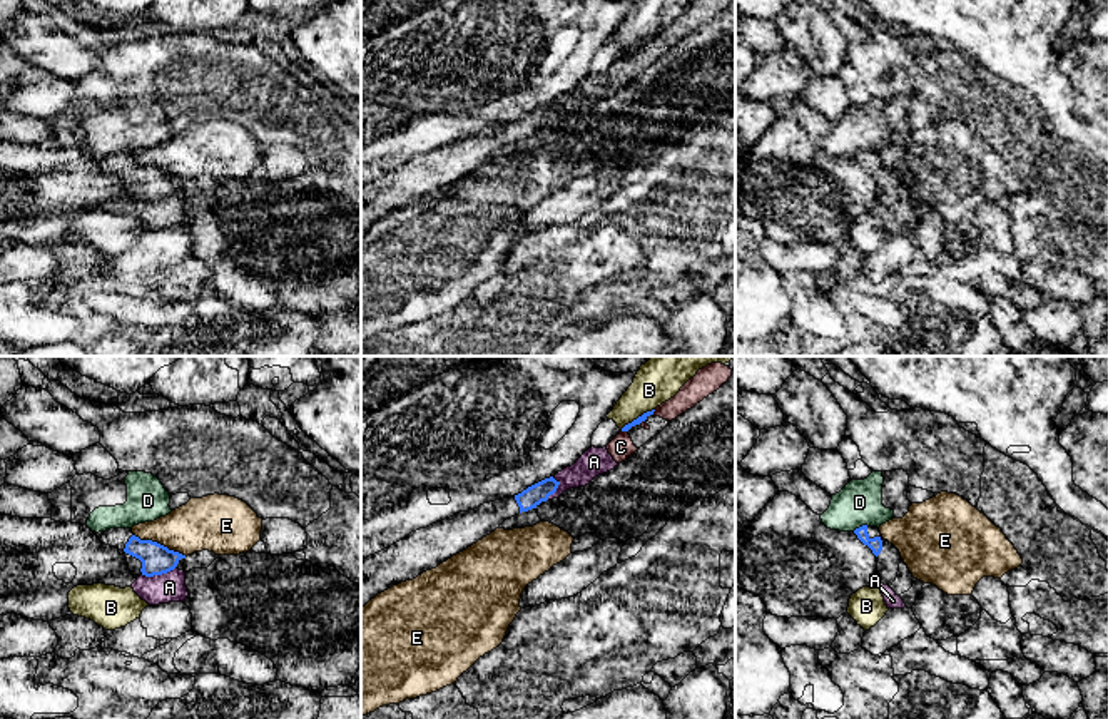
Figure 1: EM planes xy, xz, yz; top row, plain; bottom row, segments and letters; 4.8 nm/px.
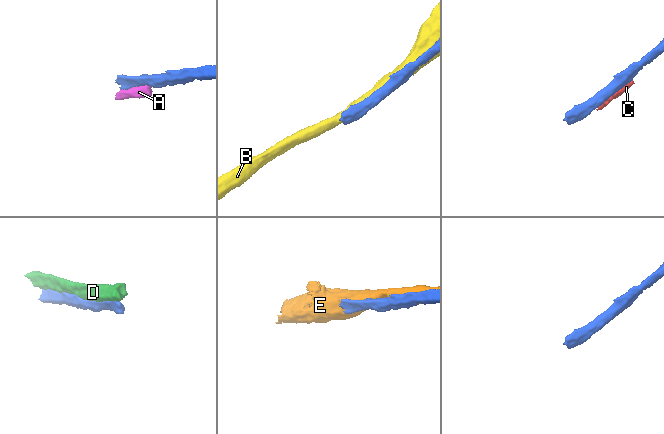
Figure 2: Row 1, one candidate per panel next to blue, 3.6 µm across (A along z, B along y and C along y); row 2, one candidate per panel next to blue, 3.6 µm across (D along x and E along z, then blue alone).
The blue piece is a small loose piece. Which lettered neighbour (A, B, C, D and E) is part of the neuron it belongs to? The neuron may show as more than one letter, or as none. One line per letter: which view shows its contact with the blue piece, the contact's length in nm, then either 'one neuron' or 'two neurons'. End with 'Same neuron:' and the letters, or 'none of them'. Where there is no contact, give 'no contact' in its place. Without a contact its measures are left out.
A: xy | 170 nm | two neurons
B: xz | 200 nm | two neurons
C: xz | 30 nm | two neurons
D: yz | 80 nm | two neurons
E: xy | 280 nm | two neurons
Same neuron: none of them

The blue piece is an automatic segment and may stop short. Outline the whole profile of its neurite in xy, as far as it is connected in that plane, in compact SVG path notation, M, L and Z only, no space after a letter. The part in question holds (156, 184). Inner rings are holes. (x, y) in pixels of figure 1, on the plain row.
M110 154L95 161L102 169L124 177L129 196L135 204L167 199L177 192L180 184L186 184L186 181L169 176L157 167L140 166L132 159L132 154Z

